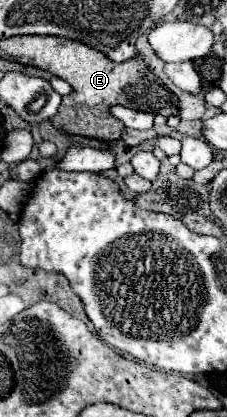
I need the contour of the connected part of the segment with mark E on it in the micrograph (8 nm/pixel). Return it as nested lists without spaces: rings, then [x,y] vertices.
[[[70,40],[70,86],[72,92],[62,98],[60,110],[54,116],[52,124],[66,130],[68,134],[96,138],[108,146],[114,146],[122,136],[122,122],[110,118],[108,108],[114,104],[124,104],[134,110],[150,110],[152,114],[172,116],[176,108],[176,96],[164,88],[164,84],[146,68],[144,60],[136,56],[134,60],[116,64],[108,56],[90,46]]]

